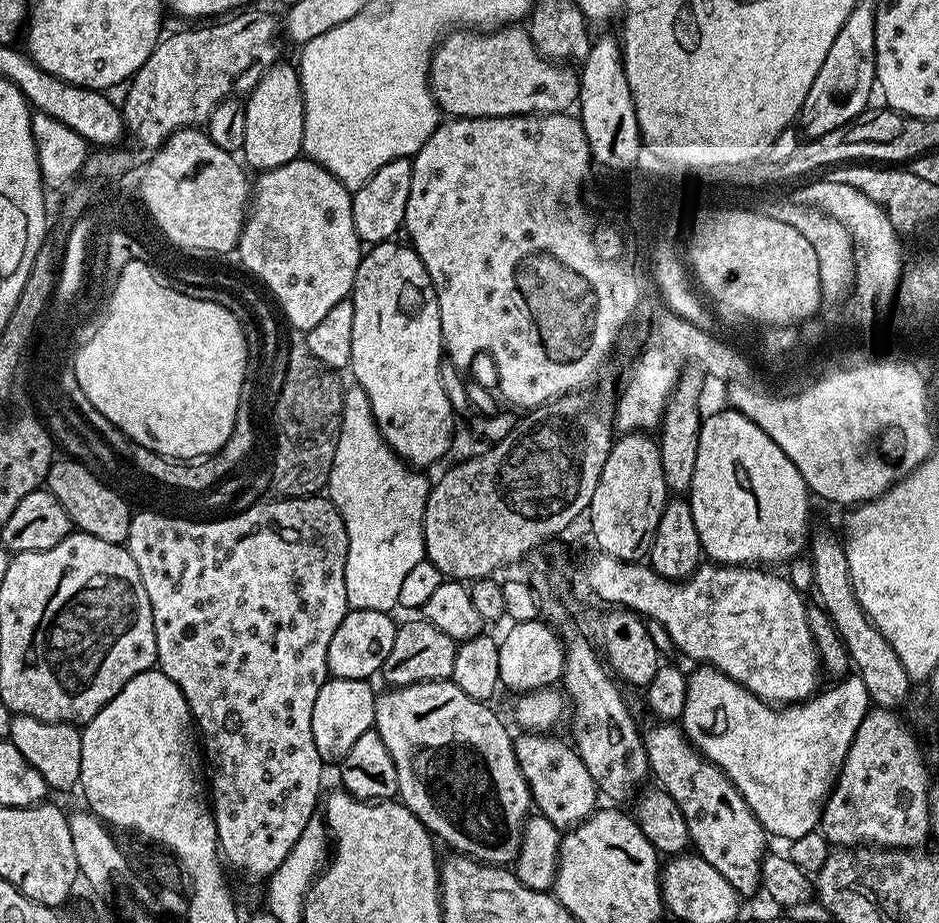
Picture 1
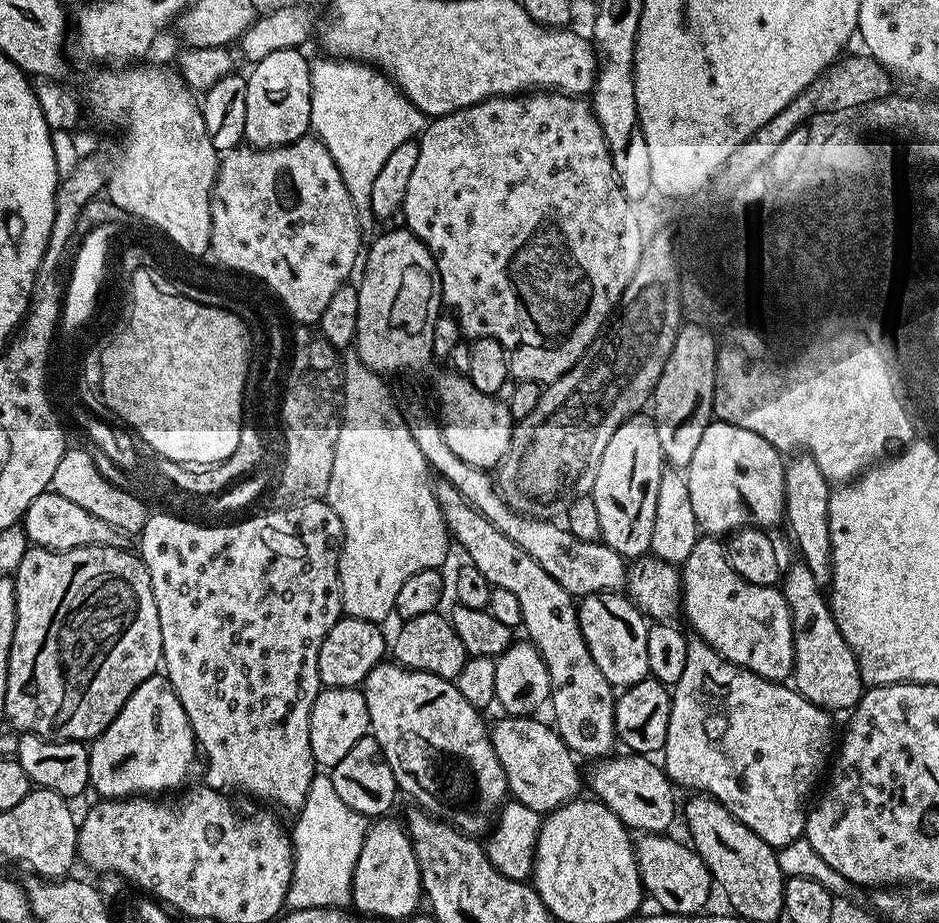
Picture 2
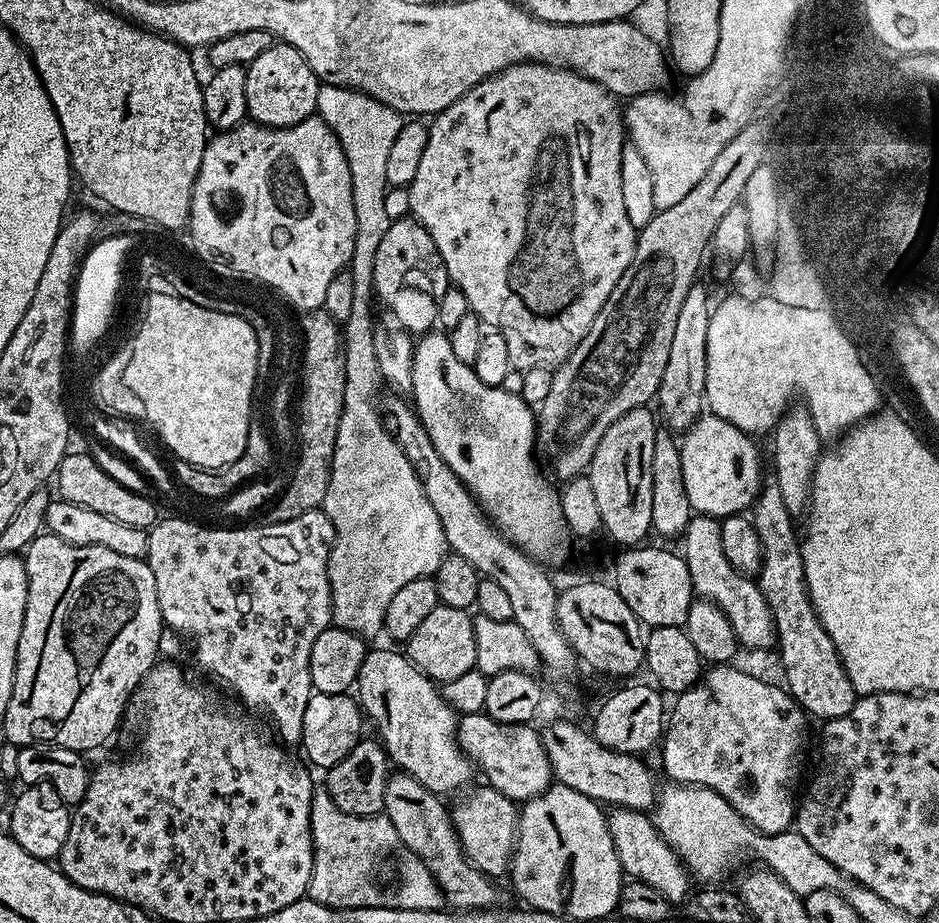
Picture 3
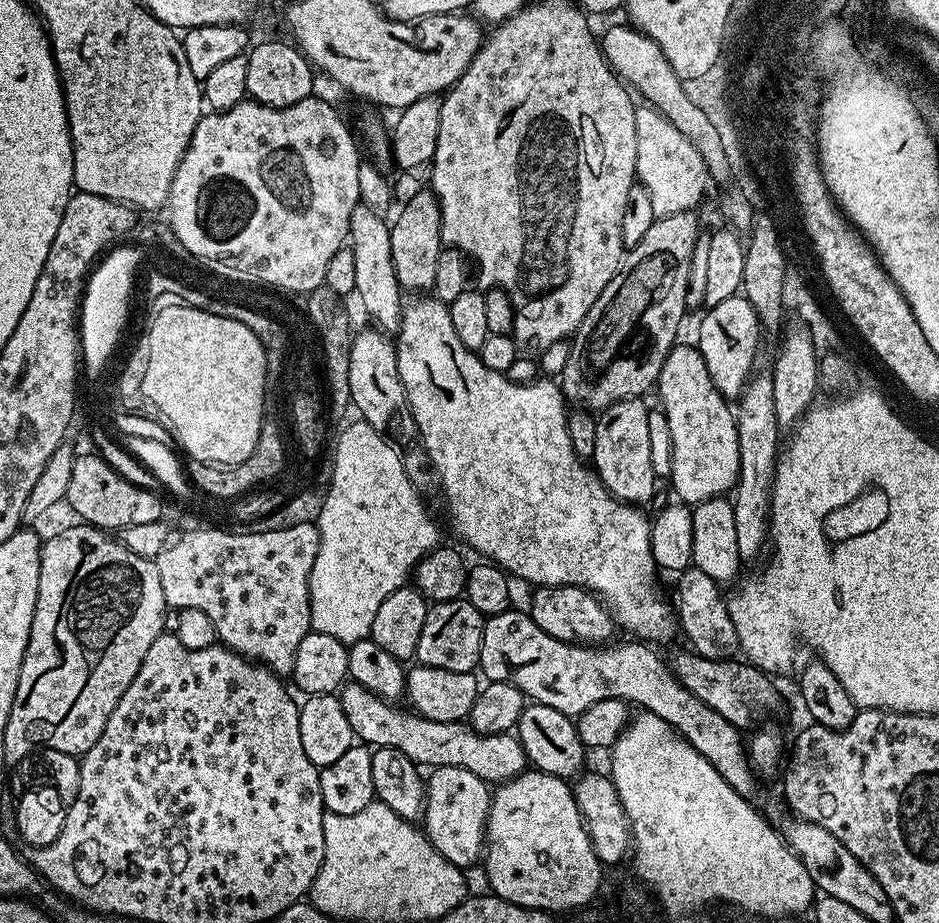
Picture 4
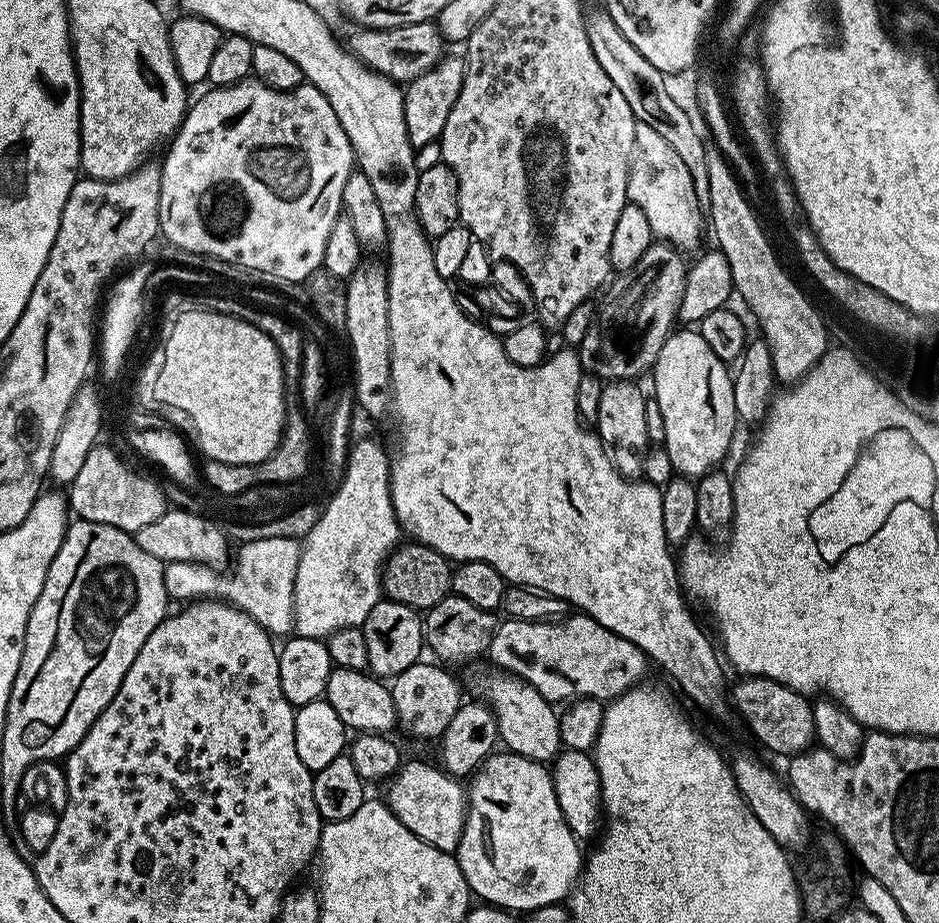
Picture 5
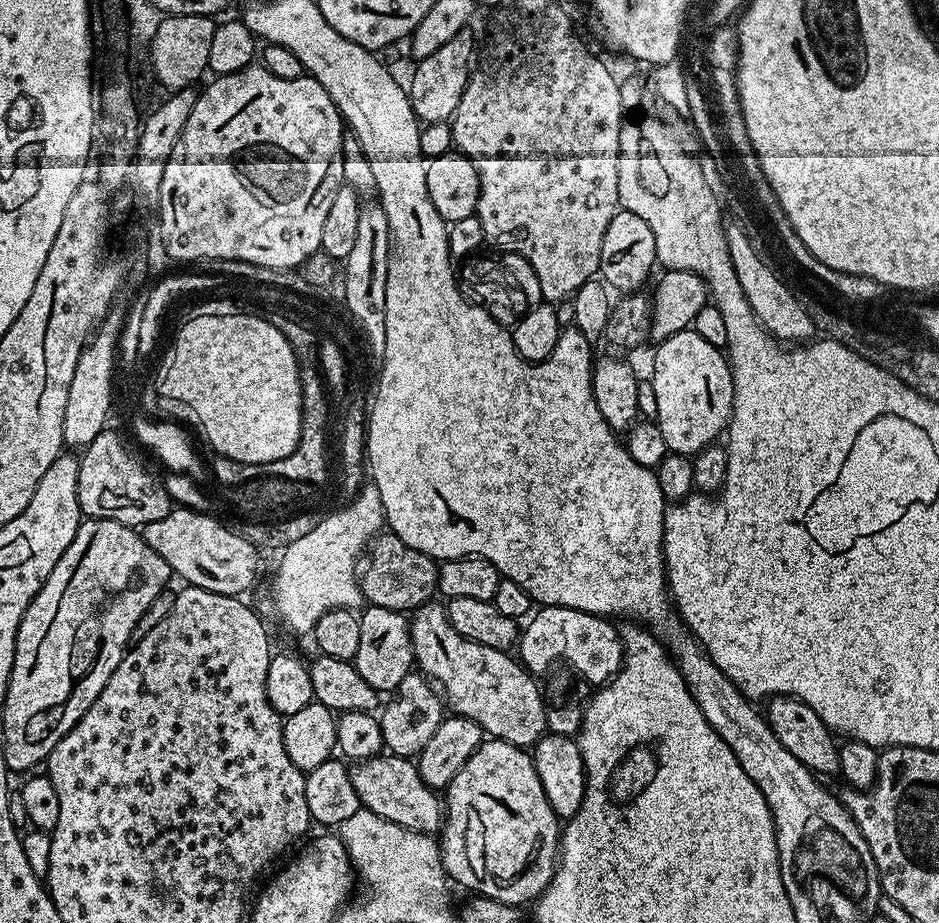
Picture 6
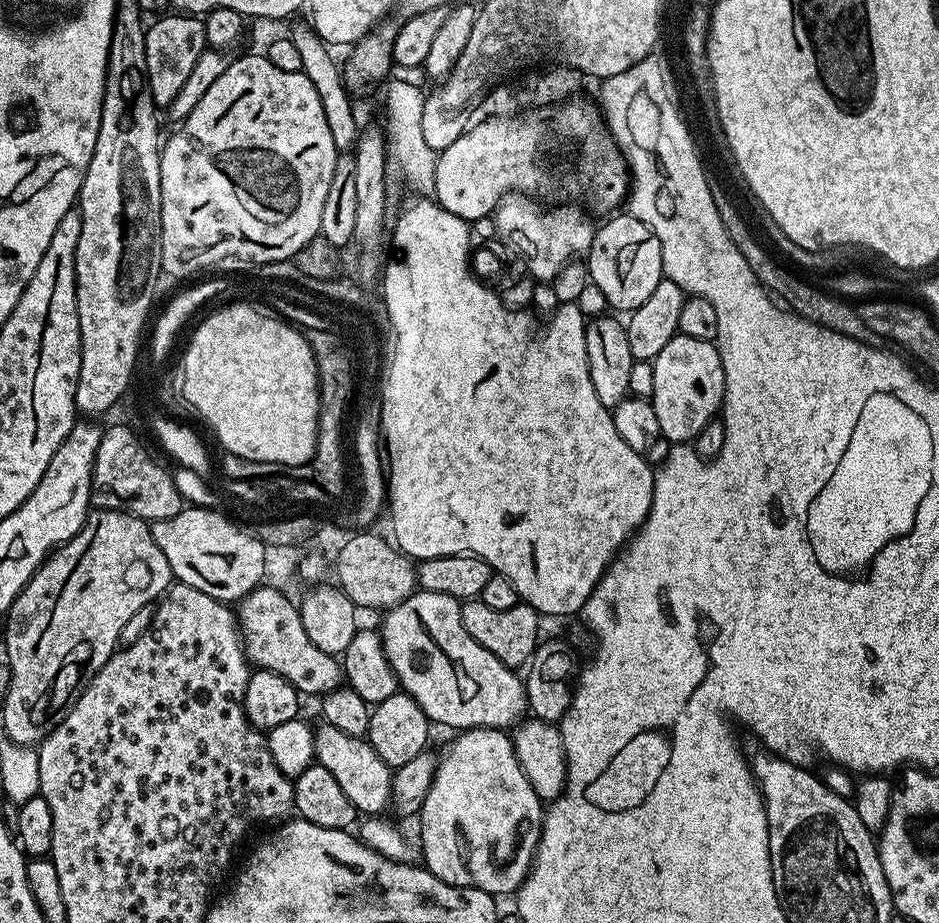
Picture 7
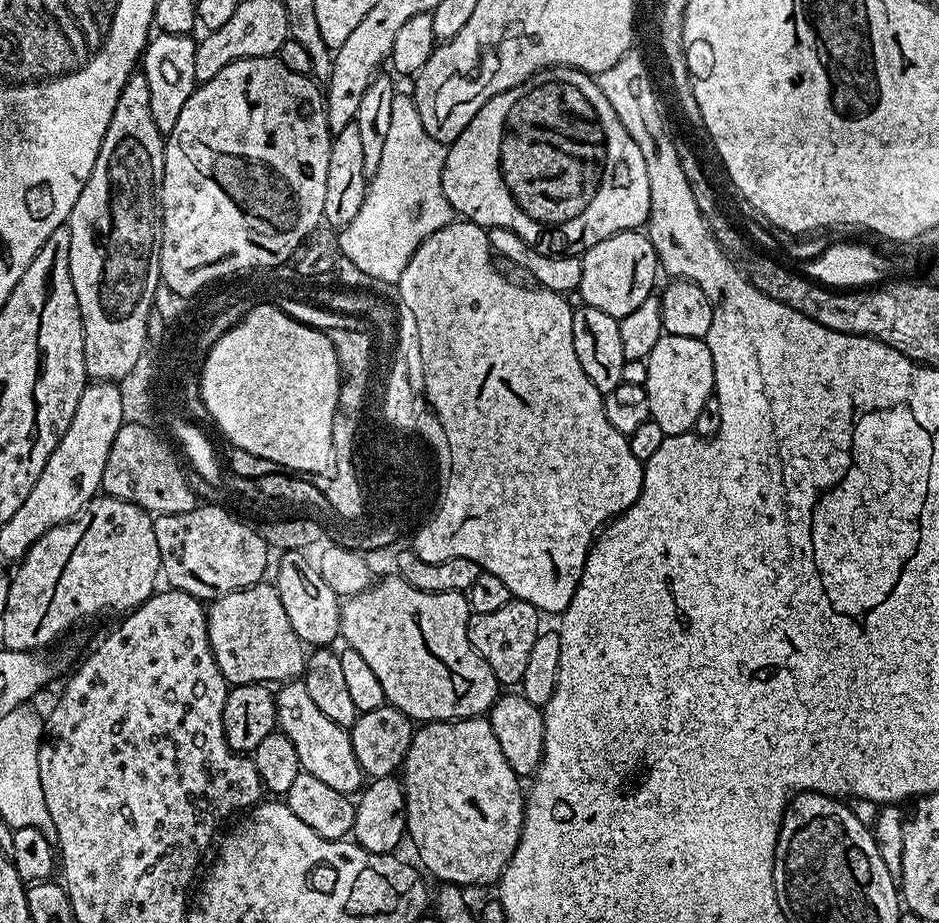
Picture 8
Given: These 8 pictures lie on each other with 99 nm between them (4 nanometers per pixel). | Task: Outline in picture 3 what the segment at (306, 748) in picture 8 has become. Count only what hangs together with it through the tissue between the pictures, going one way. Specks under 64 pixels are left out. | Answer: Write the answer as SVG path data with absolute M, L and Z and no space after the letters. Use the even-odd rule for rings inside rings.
M487 786L481 788L473 787L467 794L461 795L455 805L451 805L452 825L460 839L460 845L464 851L464 856L468 859L468 863L473 864L479 872L483 872L489 878L497 878L509 871L512 863L512 850L516 843L516 822L518 819L517 801L506 798L506 794L502 794L498 790Z

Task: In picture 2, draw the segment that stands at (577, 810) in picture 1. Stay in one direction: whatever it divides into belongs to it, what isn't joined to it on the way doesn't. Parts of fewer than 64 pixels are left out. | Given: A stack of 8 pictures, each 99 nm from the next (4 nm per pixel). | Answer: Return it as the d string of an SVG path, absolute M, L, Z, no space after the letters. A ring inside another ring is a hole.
M501 715L501 720L491 725L490 735L494 754L498 754L498 762L502 762L502 770L506 770L506 782L508 783L509 793L517 800L522 802L522 806L530 806L530 810L541 814L547 814L561 808L569 800L575 800L581 795L582 788L582 768L578 763L577 757L562 742L562 738L557 734L555 727L551 723L536 720L535 715L530 716L509 716Z

